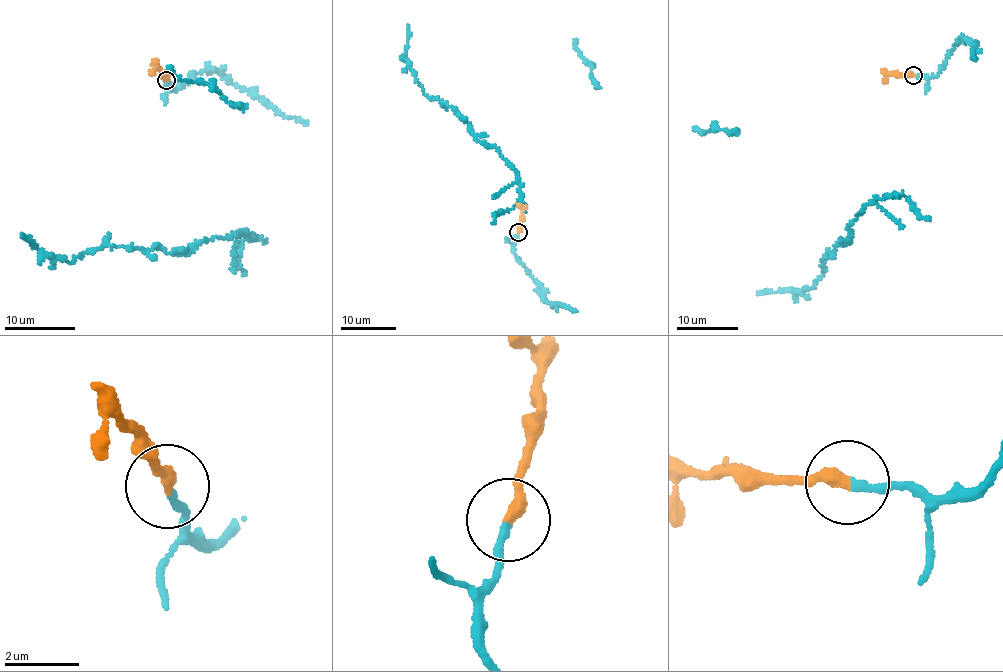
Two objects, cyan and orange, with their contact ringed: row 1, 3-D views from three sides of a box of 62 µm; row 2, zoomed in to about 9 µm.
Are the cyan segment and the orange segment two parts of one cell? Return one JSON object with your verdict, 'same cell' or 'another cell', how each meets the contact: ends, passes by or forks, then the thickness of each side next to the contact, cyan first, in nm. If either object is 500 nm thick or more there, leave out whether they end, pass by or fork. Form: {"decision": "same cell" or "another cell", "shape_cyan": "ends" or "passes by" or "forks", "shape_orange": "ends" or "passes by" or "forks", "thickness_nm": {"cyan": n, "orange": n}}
{"decision": "same cell", "shape_cyan": "ends", "shape_orange": "ends", "thickness_nm": {"cyan": 200, "orange": 340}}

